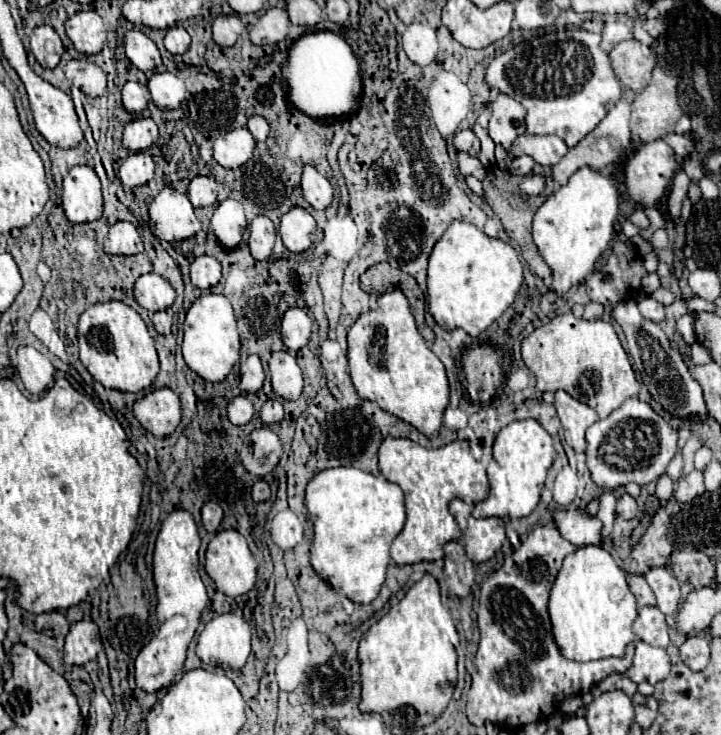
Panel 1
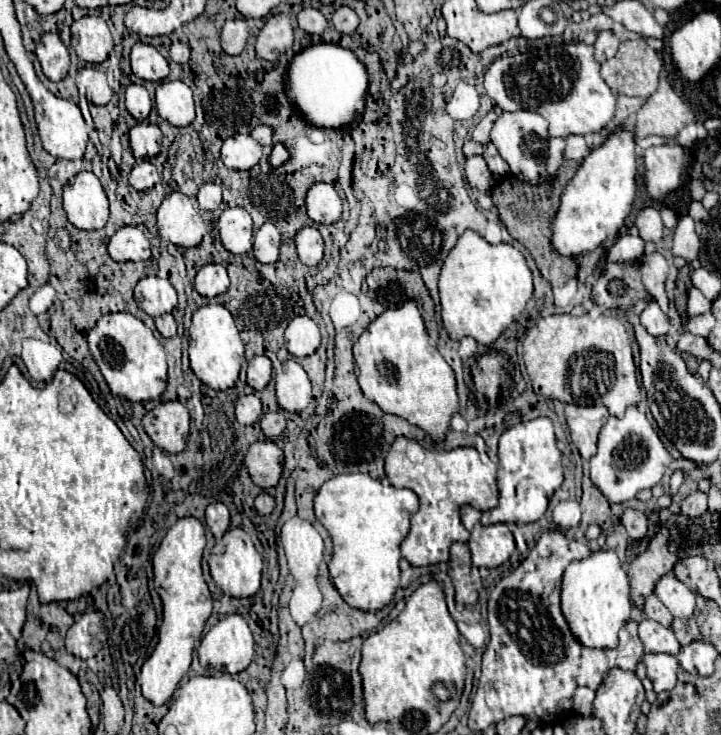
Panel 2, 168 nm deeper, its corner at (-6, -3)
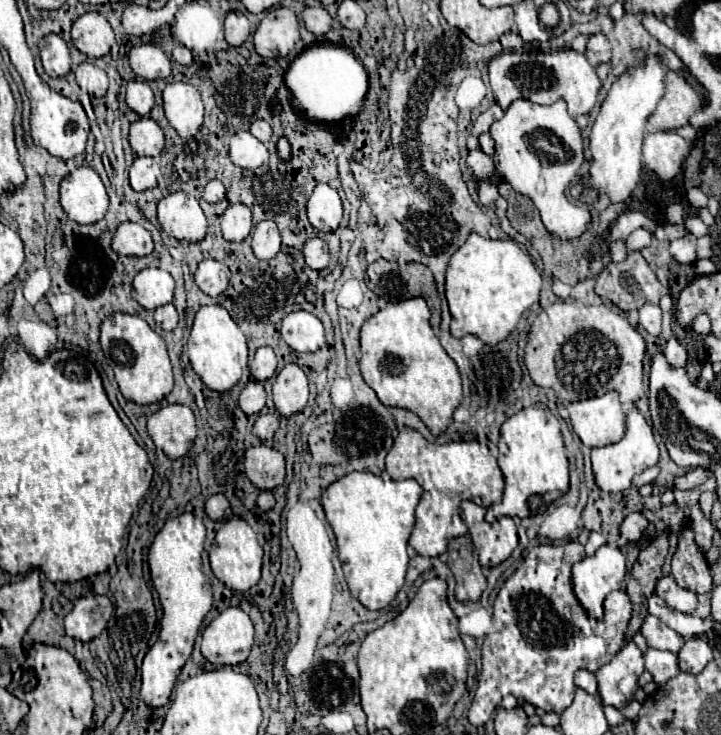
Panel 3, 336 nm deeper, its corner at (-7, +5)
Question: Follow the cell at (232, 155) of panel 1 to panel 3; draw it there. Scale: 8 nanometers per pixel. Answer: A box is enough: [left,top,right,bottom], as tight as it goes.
[230,131,268,170]

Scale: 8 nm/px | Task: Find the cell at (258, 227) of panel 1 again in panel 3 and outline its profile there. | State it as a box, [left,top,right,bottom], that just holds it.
[252,220,280,260]

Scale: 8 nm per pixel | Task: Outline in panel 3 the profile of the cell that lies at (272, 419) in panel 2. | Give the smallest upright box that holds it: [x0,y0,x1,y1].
[254,414,280,442]

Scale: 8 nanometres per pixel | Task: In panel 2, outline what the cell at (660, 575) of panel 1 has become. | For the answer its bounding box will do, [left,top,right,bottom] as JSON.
[655,574,695,618]

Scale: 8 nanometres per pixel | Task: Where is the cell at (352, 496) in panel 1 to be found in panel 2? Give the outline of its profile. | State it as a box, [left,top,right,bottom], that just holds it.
[313,460,419,612]

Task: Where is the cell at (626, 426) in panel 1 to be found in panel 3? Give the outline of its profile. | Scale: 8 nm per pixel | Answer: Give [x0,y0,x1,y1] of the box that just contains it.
[592,408,660,492]

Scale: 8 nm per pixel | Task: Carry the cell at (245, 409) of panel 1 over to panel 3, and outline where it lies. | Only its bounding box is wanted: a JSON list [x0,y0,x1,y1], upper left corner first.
[238,382,266,414]

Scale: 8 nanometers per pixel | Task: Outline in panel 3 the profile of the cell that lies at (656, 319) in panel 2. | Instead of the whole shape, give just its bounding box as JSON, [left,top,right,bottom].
[638,304,662,336]

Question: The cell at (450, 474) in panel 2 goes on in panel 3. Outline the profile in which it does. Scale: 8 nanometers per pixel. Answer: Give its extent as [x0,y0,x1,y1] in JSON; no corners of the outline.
[386,428,504,556]

